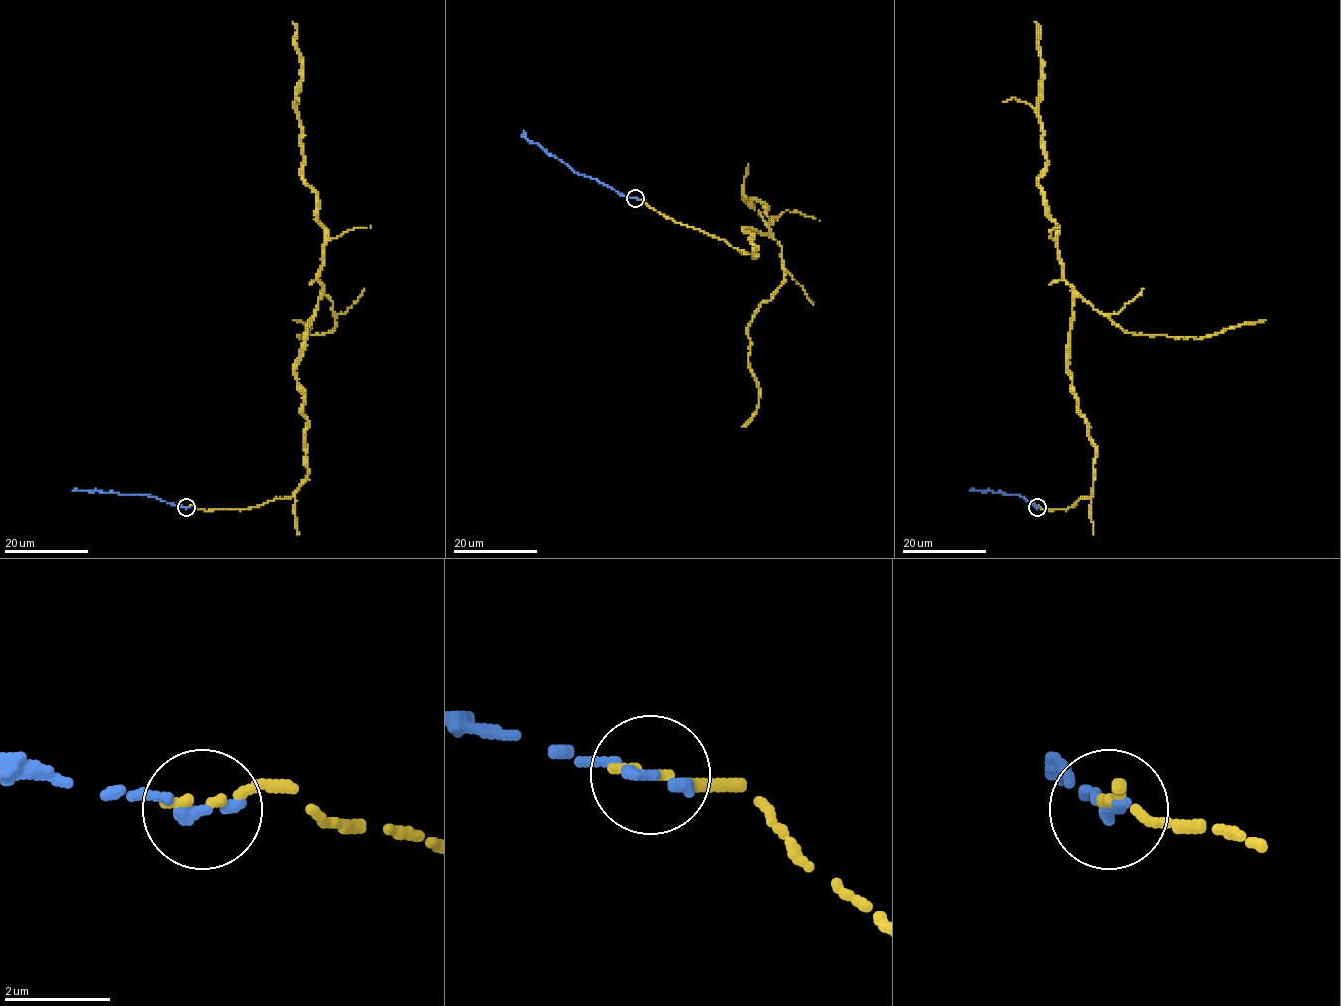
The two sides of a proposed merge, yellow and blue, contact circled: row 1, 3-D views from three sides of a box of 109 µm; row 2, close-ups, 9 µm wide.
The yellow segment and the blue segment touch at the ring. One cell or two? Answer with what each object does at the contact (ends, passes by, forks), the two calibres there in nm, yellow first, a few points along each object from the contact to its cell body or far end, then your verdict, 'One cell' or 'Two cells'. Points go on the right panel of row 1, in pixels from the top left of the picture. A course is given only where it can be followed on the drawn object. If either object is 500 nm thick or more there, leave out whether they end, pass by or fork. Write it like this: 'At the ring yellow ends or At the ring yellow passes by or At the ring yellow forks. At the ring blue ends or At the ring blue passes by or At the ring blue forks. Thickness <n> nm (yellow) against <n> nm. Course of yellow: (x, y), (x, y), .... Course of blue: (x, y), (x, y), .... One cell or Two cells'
At the ring yellow ends. At the ring blue ends. Thickness 220 nm (yellow) against 280 nm. Course of yellow: (1037, 506), (1067, 510), (1092, 495), (1096, 445), (1068, 371), (1073, 287), (1038, 179), (1046, 151), (1035, 22). Course of blue: (1037, 507), (1017, 494), (970, 490). One cell

